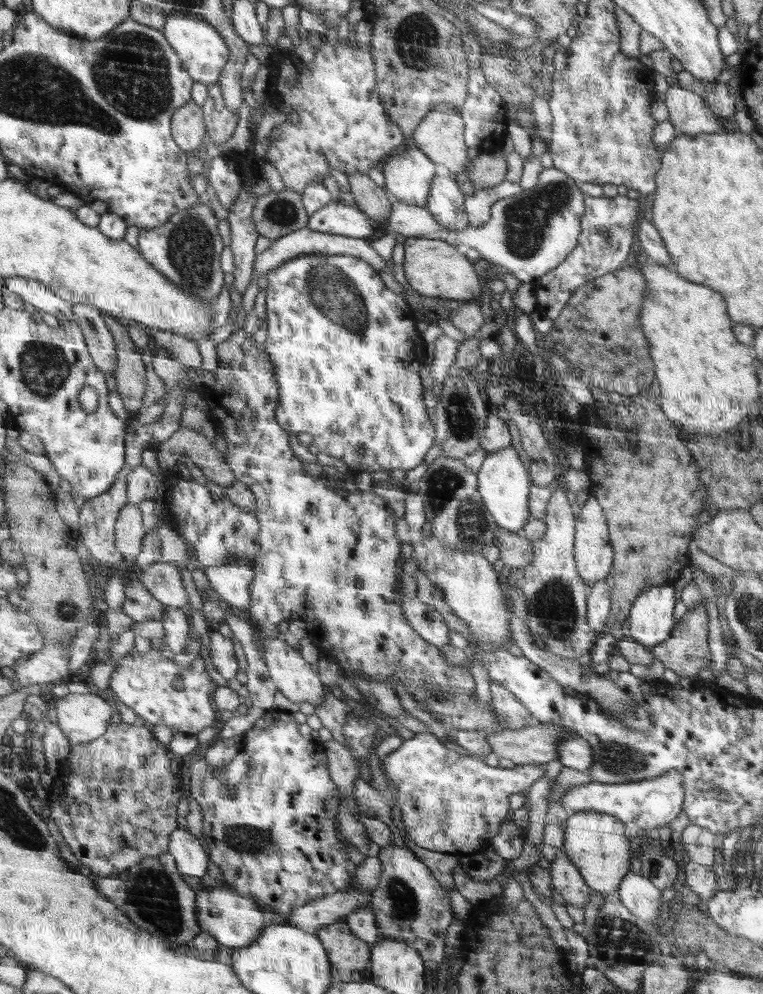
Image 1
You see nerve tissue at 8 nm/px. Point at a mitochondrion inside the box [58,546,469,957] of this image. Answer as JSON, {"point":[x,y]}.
{"point":[155,901]}

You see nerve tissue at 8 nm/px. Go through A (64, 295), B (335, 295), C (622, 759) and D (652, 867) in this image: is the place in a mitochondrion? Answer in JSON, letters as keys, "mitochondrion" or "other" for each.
{"A":"other","B":"mitochondrion","C":"mitochondrion","D":"mitochondrion"}

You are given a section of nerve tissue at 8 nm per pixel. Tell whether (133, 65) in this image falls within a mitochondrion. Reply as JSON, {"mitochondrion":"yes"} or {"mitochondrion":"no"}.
{"mitochondrion":"yes"}

